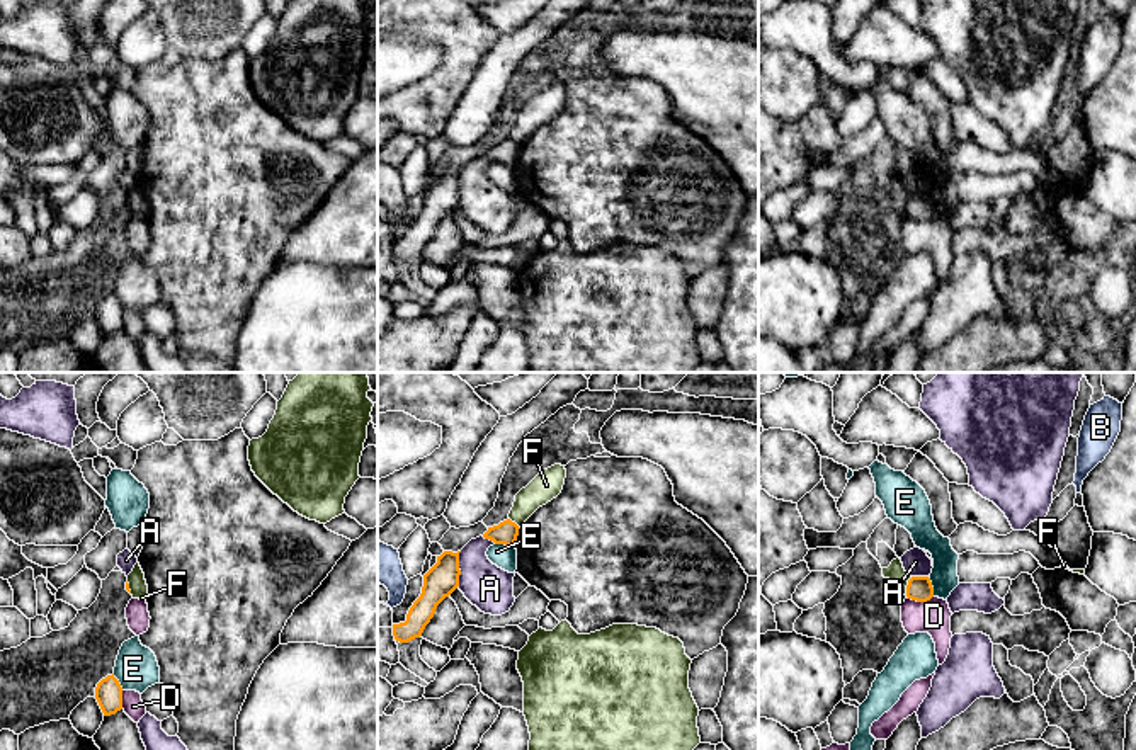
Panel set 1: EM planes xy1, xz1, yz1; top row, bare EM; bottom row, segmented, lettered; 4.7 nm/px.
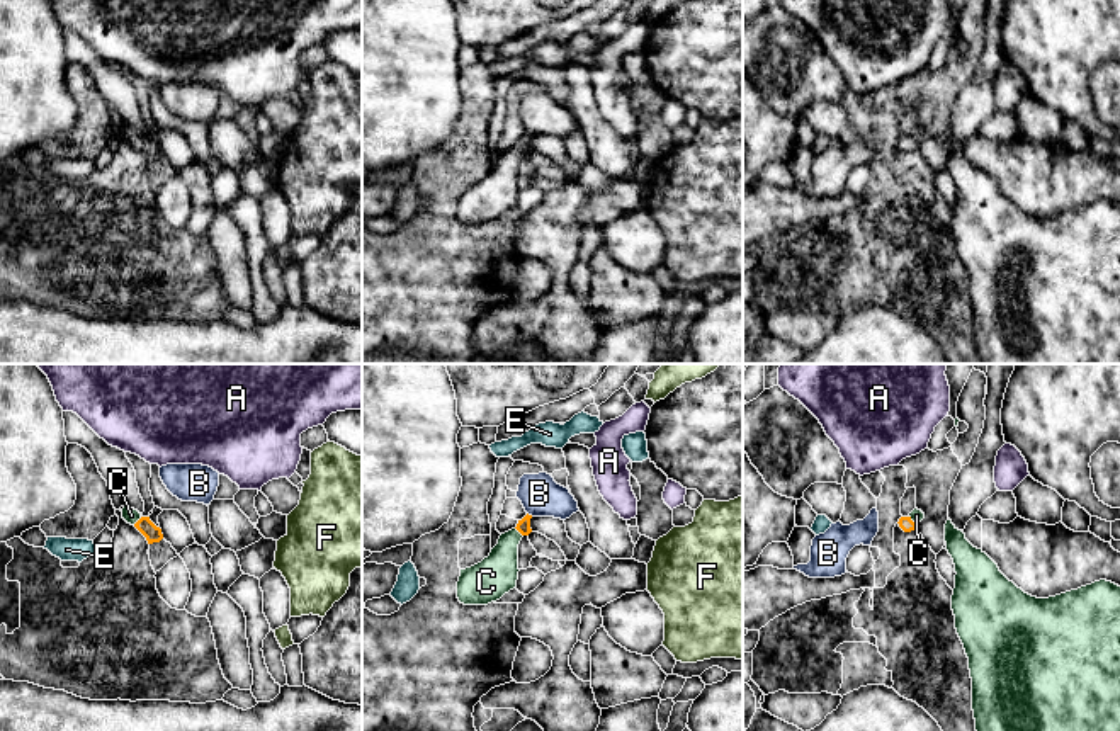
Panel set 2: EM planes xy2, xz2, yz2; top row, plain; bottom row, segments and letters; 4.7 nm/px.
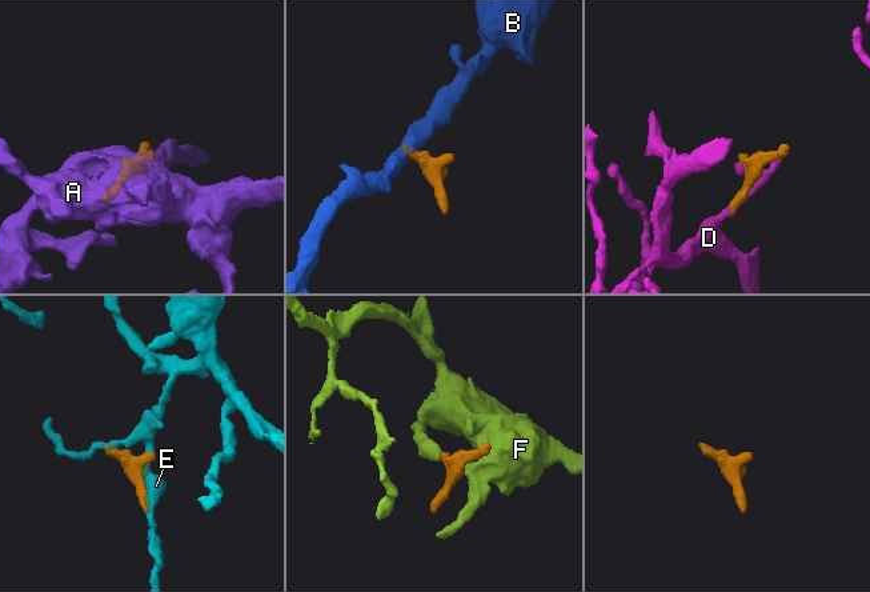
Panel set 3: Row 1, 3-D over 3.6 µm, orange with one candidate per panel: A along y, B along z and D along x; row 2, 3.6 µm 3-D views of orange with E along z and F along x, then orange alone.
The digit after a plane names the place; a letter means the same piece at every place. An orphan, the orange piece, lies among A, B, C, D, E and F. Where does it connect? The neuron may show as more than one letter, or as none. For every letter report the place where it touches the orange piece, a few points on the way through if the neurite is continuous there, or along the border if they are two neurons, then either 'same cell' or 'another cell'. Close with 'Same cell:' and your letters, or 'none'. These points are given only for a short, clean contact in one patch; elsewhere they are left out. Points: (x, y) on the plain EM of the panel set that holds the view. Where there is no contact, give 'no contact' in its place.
A: contact xz1 (460, 189); another cell
B: contact xz2 (531, 135); border xz2 (527, 131), (532, 135); another cell
C: contact xy2 (138, 140); way xy2 (145, 145), (138, 140), (131, 135); same cell
D: contact yz1 (920, 220); another cell
E: contact xz1 (505, 164); another cell
F: contact yz1 (907, 204); border yz1 (912, 196), (905, 213); another cell
Same cell: C

